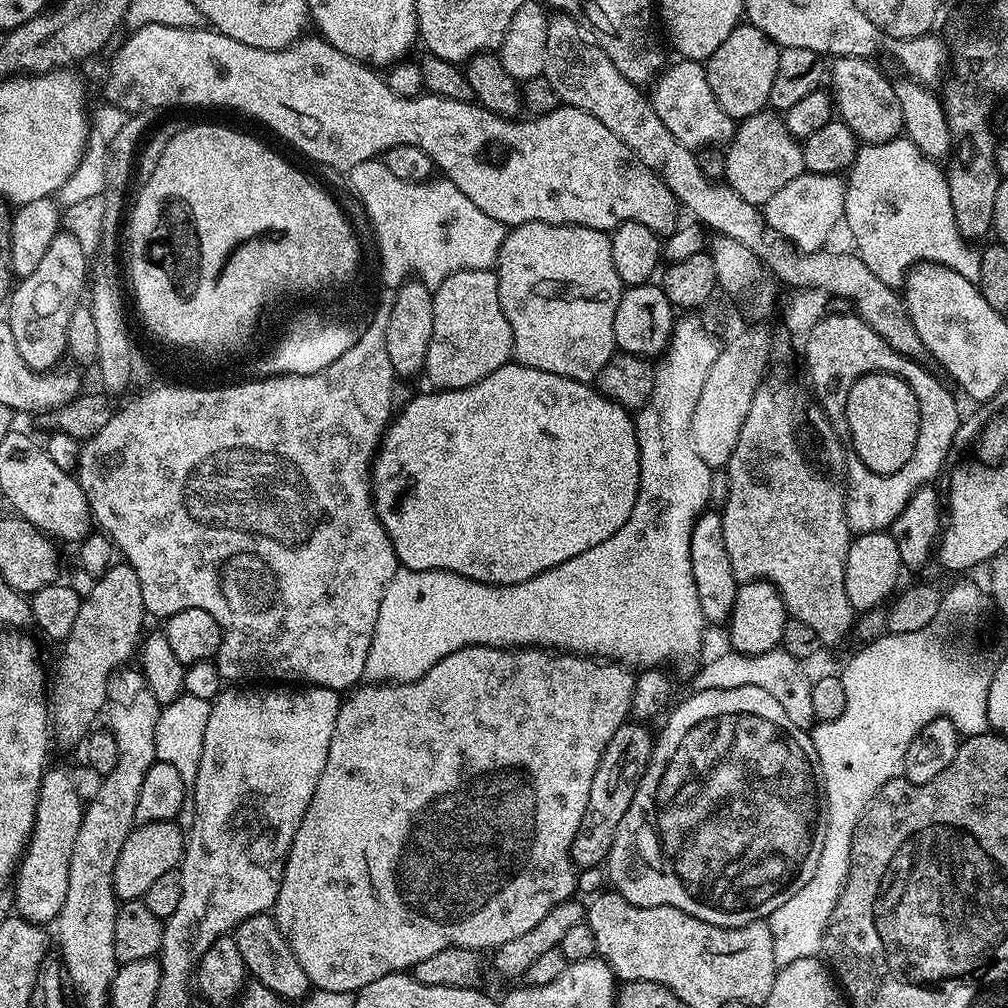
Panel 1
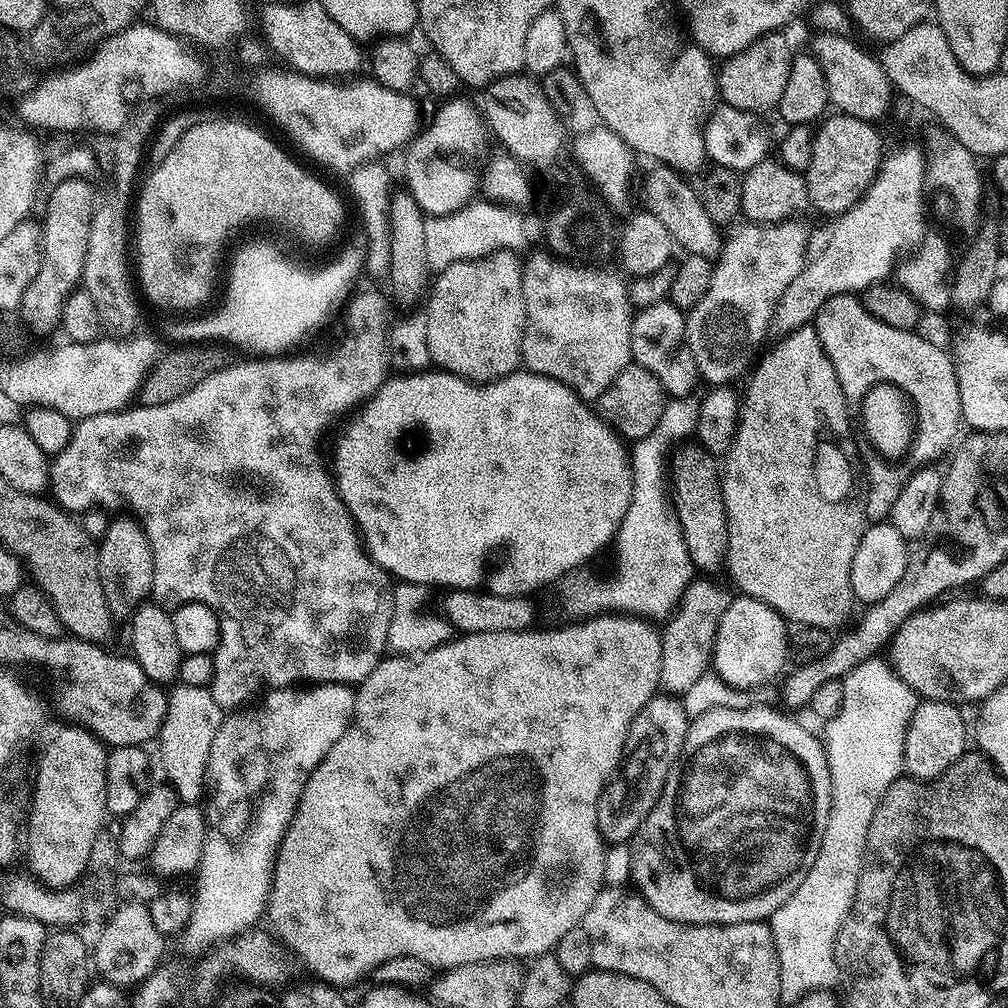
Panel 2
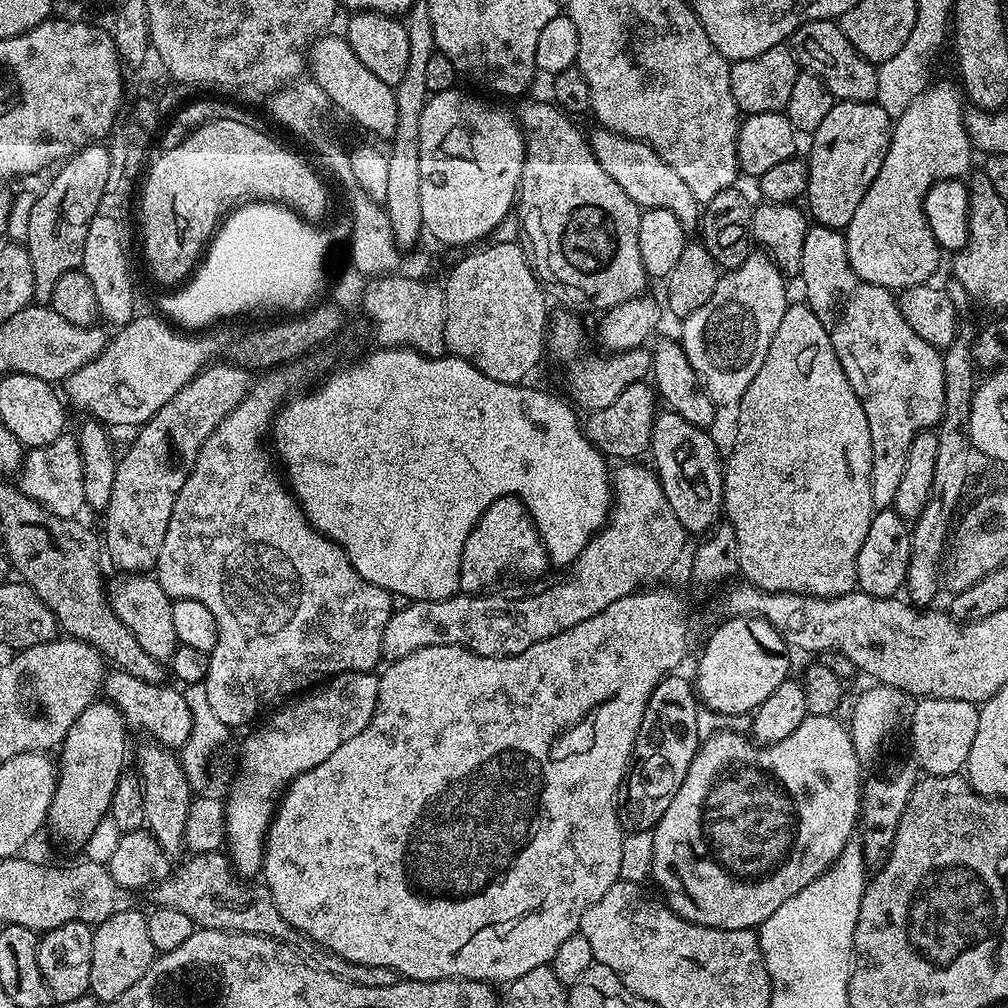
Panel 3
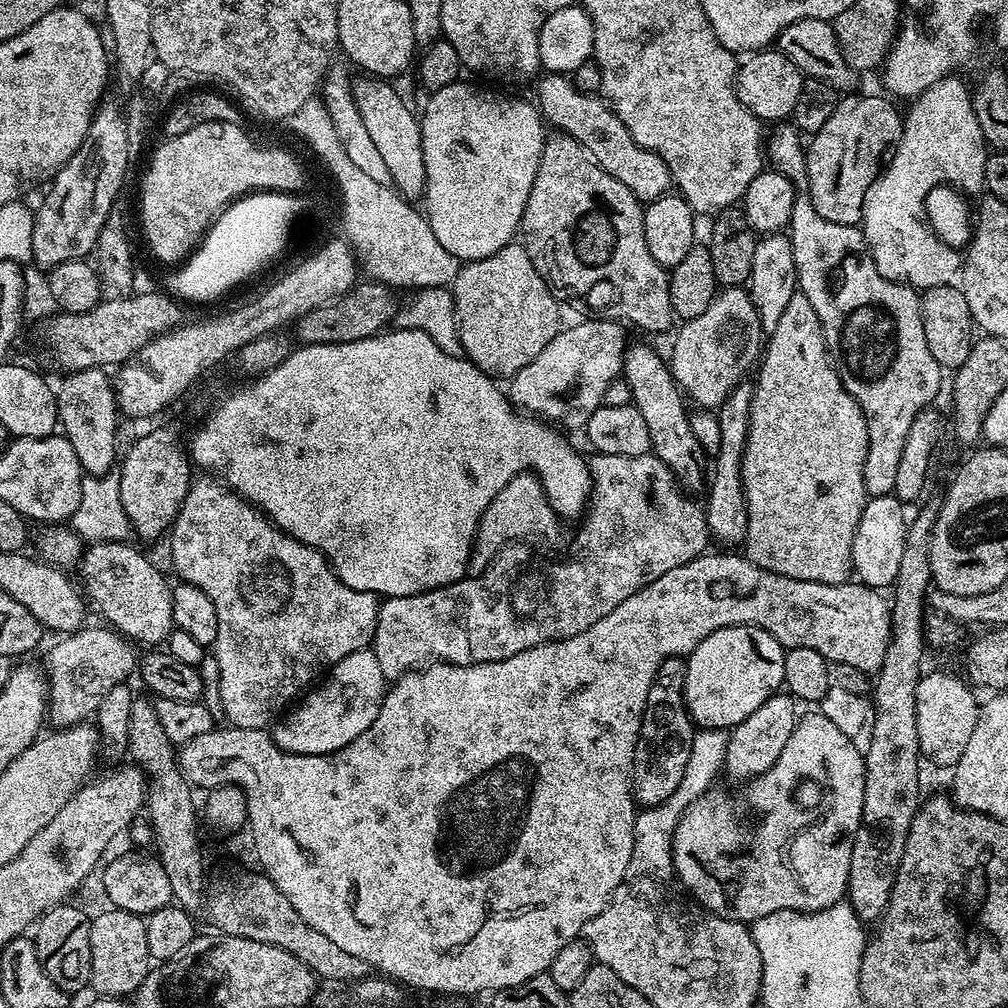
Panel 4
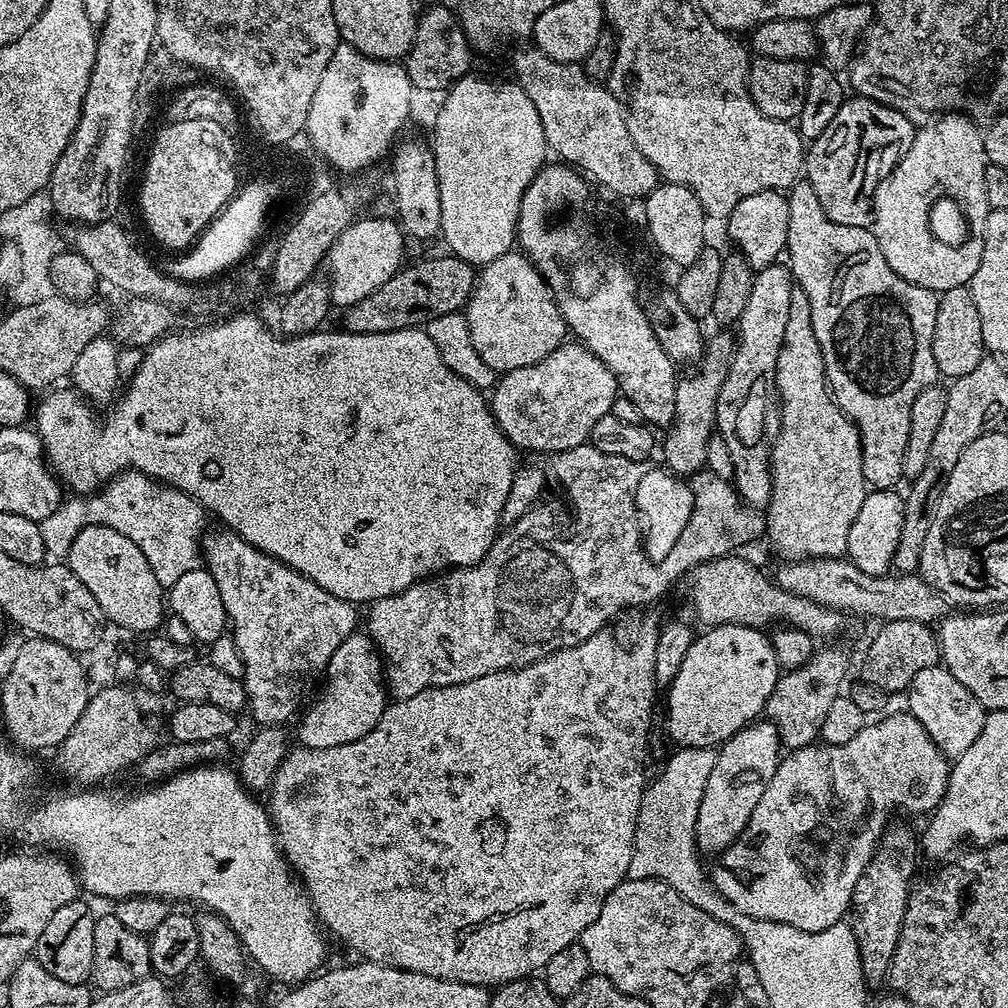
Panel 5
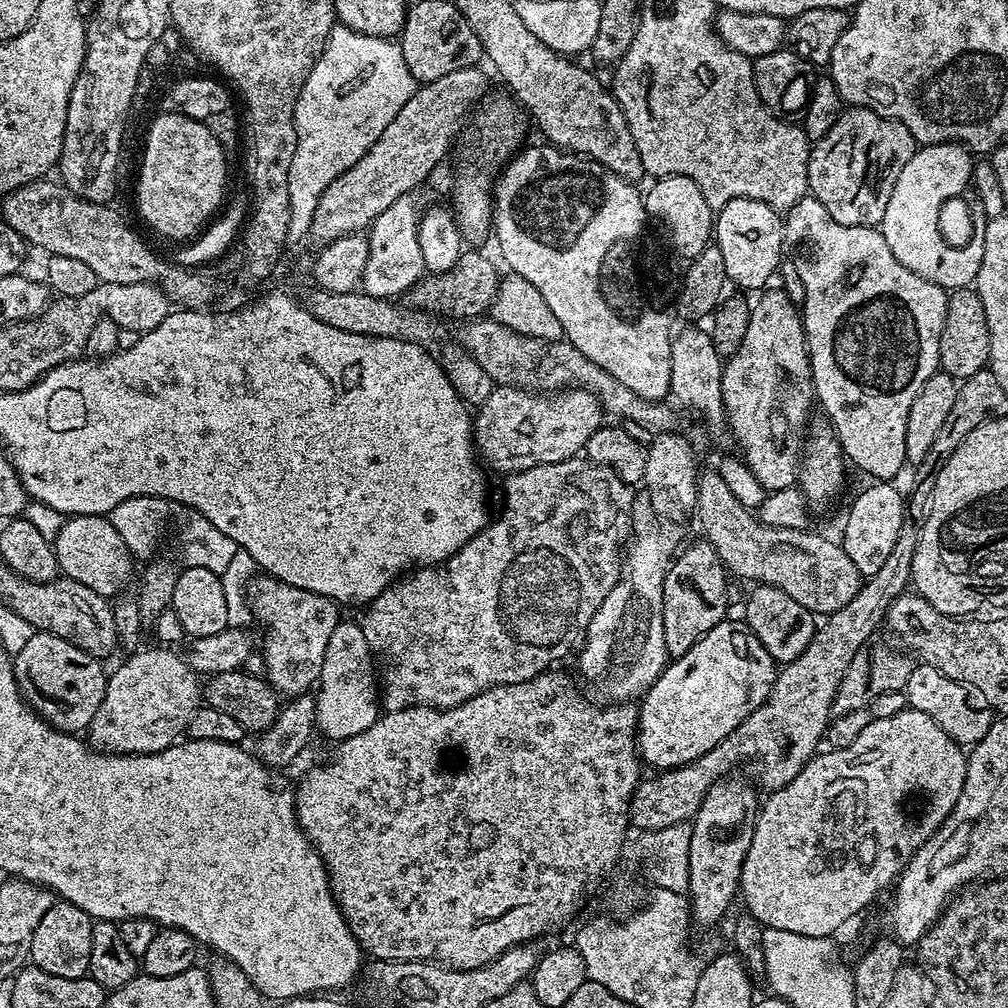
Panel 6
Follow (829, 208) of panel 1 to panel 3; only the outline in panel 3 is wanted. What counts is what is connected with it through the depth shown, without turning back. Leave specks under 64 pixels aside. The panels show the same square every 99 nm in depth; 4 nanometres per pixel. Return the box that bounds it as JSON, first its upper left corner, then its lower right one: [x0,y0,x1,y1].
[678,250,790,406]

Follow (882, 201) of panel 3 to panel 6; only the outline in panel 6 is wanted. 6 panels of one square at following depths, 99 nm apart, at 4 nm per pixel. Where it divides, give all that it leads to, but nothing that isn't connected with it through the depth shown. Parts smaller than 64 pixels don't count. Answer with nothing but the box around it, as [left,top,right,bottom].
[878,144,983,290]

